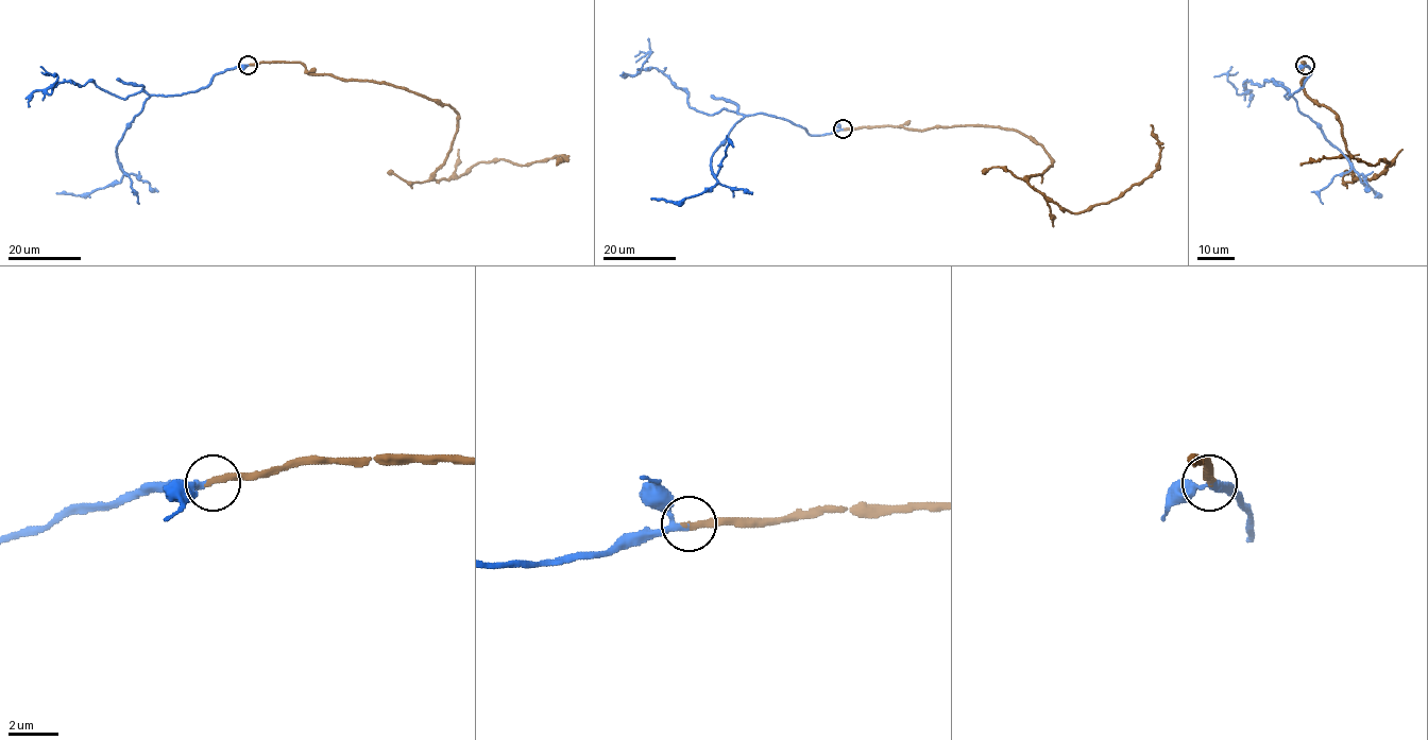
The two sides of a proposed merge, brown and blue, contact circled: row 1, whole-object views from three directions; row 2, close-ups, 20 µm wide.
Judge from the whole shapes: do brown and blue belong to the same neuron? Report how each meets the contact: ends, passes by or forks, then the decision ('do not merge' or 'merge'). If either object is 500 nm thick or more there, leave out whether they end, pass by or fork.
brown ends; blue passes by; merge

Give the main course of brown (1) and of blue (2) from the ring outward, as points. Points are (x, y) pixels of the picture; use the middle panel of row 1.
1: (843, 128), (1031, 136), (1052, 165), (1029, 182), (1073, 213), (1155, 170), (1150, 124)
2: (843, 128), (811, 135), (763, 114), (696, 110), (665, 74), (641, 69), (651, 52), (635, 56)

